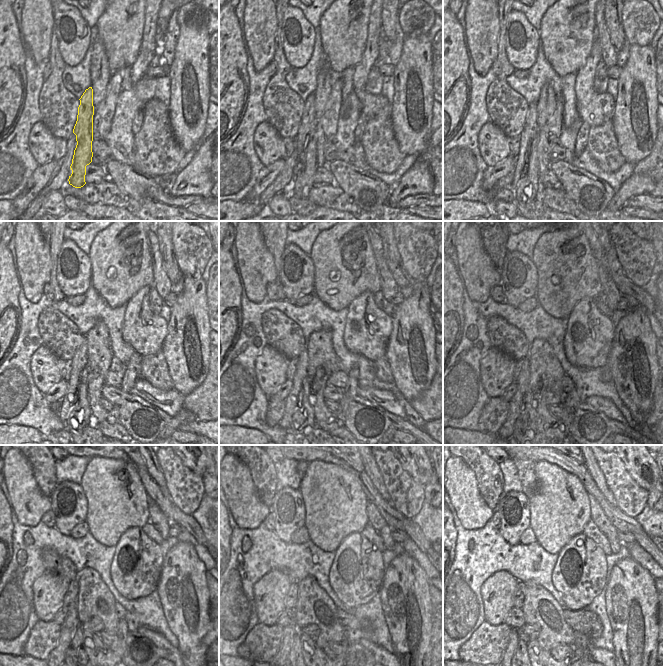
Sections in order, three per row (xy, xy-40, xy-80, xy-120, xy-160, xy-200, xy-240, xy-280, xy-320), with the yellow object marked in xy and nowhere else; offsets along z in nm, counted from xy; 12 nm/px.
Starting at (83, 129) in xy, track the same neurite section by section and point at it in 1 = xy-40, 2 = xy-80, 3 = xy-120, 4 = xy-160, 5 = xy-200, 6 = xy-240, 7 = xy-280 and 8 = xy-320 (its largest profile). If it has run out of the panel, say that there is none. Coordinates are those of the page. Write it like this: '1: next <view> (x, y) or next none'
1: next xy-40 (305, 167)
2: next xy-80 (526, 171)
3: next xy-120 (80, 416)
4: next xy-160 (304, 415)
5: next xy-200 (523, 396)
6: next xy-240 (72, 621)
7: next xy-280 (296, 648)
8: next xy-320 (521, 645)

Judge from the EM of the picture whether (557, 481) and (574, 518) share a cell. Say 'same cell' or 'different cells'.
same cell

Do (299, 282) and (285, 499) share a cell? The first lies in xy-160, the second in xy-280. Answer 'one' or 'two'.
one

